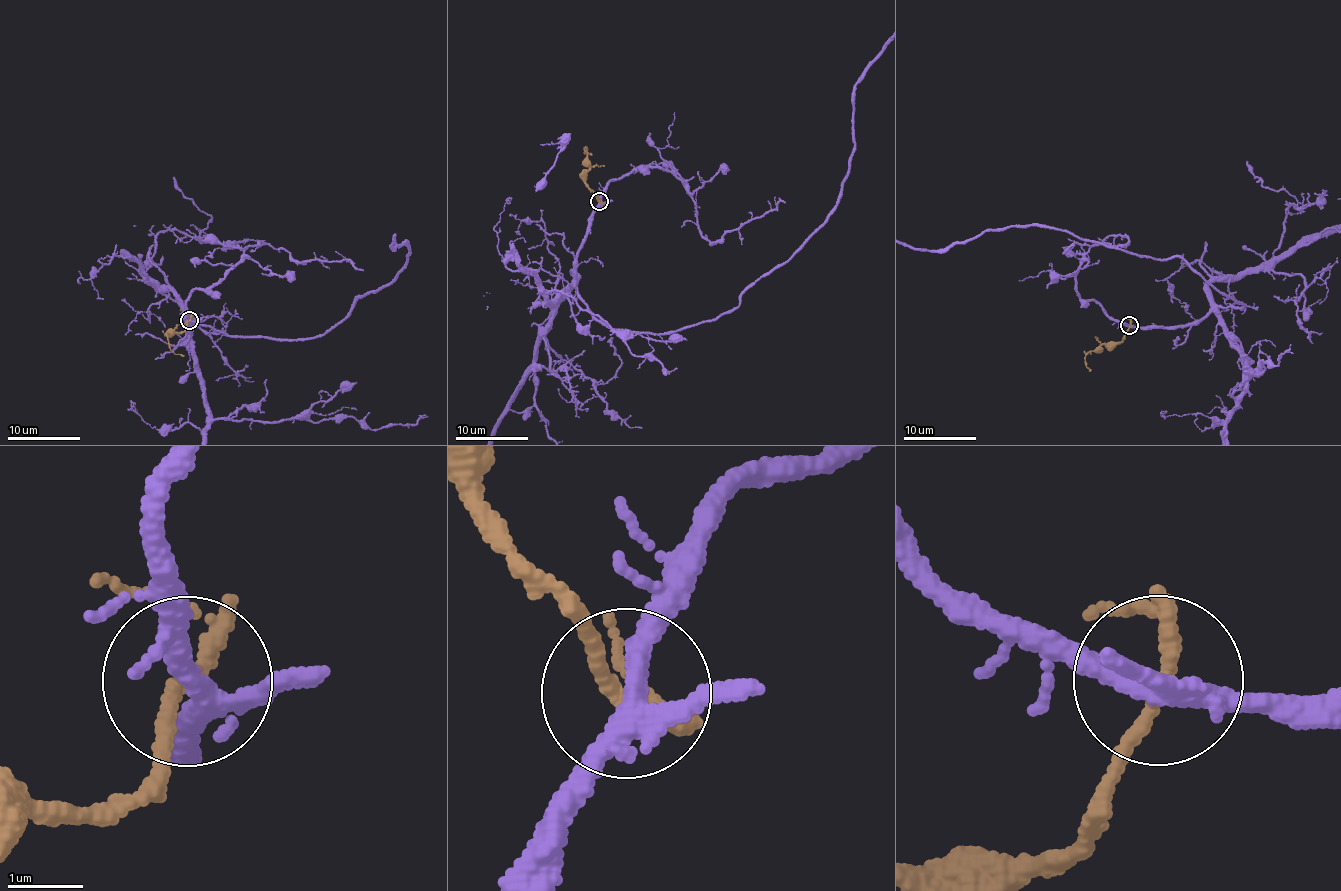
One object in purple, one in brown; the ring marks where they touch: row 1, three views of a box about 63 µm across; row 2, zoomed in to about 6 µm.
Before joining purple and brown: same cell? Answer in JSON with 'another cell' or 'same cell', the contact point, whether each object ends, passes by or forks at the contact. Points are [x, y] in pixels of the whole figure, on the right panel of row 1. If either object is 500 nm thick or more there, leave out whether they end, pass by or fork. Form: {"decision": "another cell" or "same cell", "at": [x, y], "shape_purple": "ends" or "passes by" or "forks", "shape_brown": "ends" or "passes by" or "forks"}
{"decision": "another cell", "at": [1129, 325], "shape_purple": "forks", "shape_brown": "forks"}

